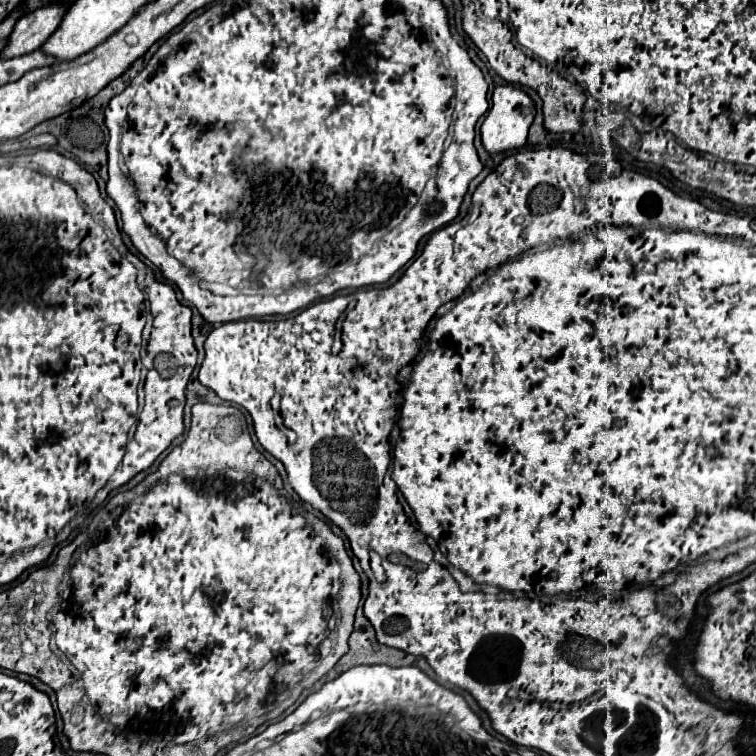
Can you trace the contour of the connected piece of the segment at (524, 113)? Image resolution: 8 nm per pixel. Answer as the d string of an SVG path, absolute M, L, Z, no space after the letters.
M497 86L493 90L493 108L489 110L487 118L481 124L481 140L487 152L495 154L495 152L507 152L507 150L517 150L523 148L527 142L527 132L529 126L535 118L535 102L521 90L515 86Z

